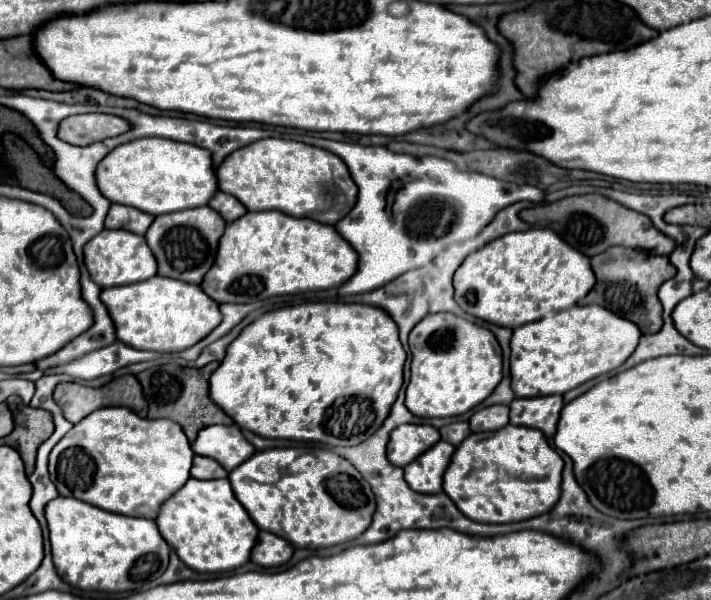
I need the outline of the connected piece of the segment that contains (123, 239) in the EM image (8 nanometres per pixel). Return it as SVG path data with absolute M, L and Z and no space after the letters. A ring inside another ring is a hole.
M103 230L93 240L85 244L85 266L101 288L135 284L157 276L157 260L149 250L145 236L133 234L129 230Z

